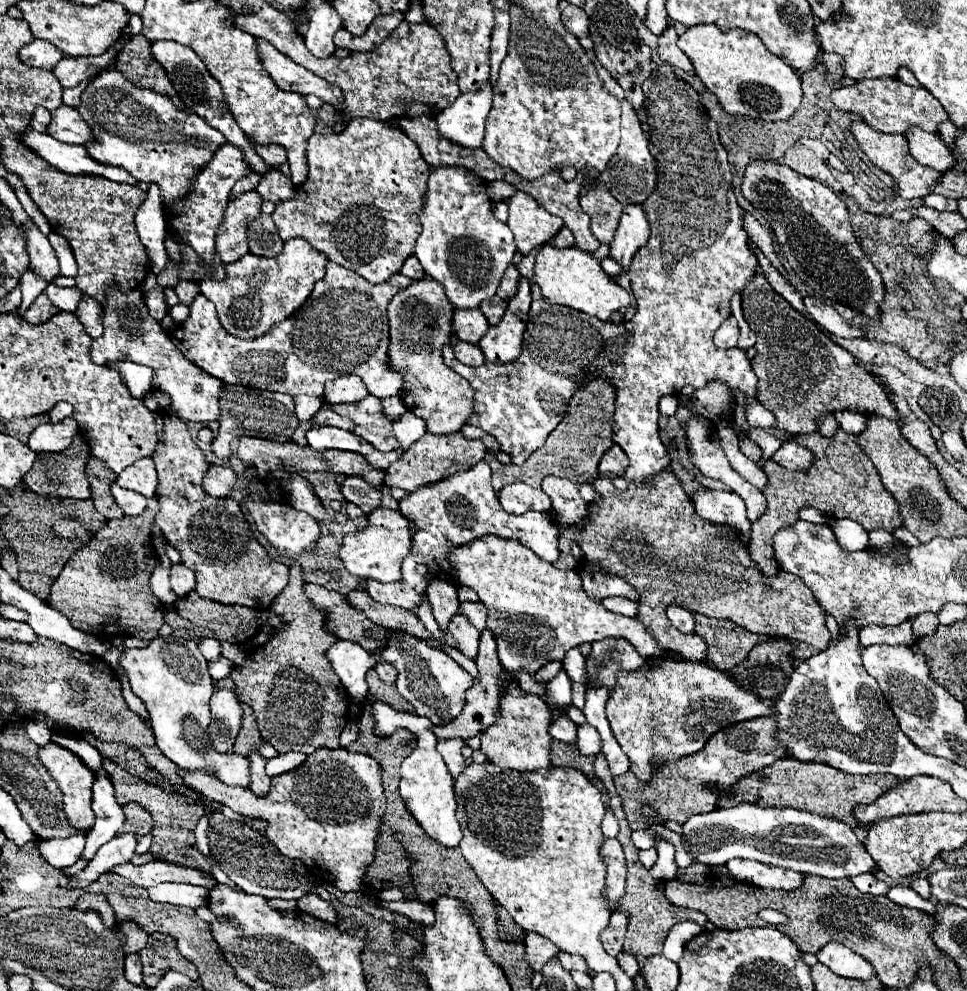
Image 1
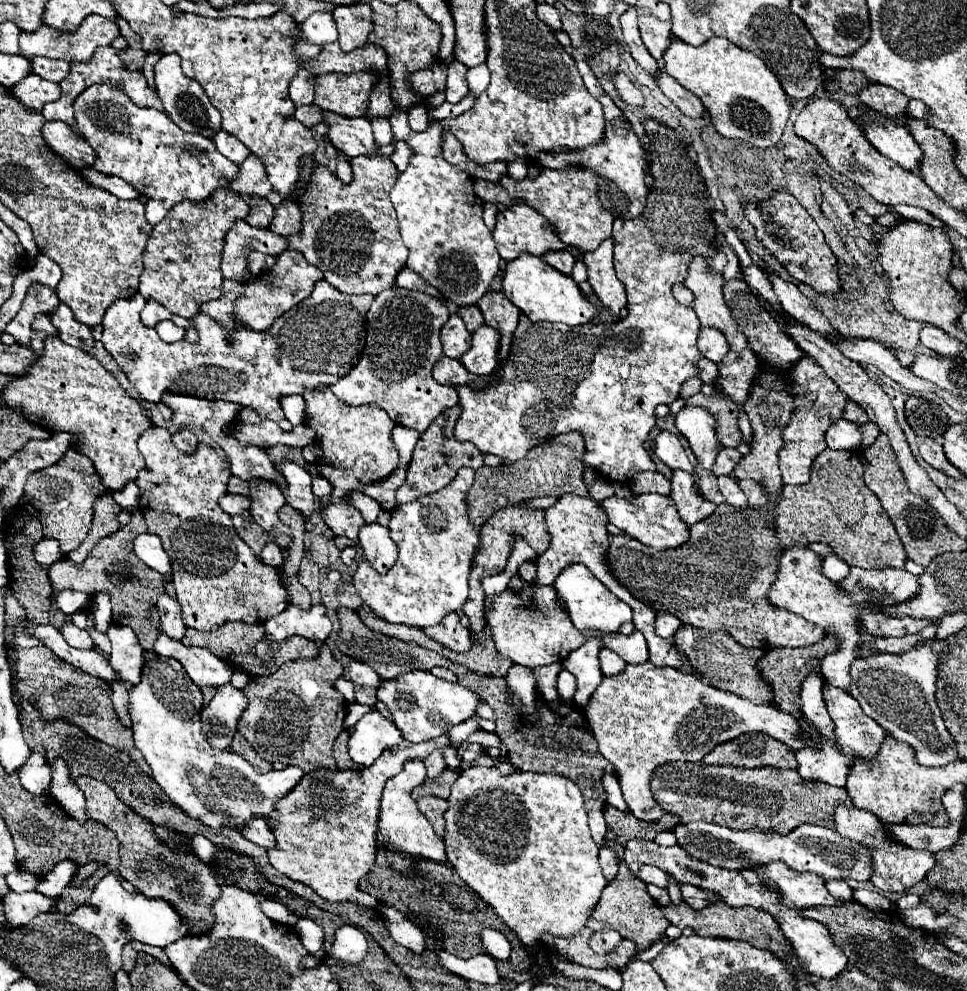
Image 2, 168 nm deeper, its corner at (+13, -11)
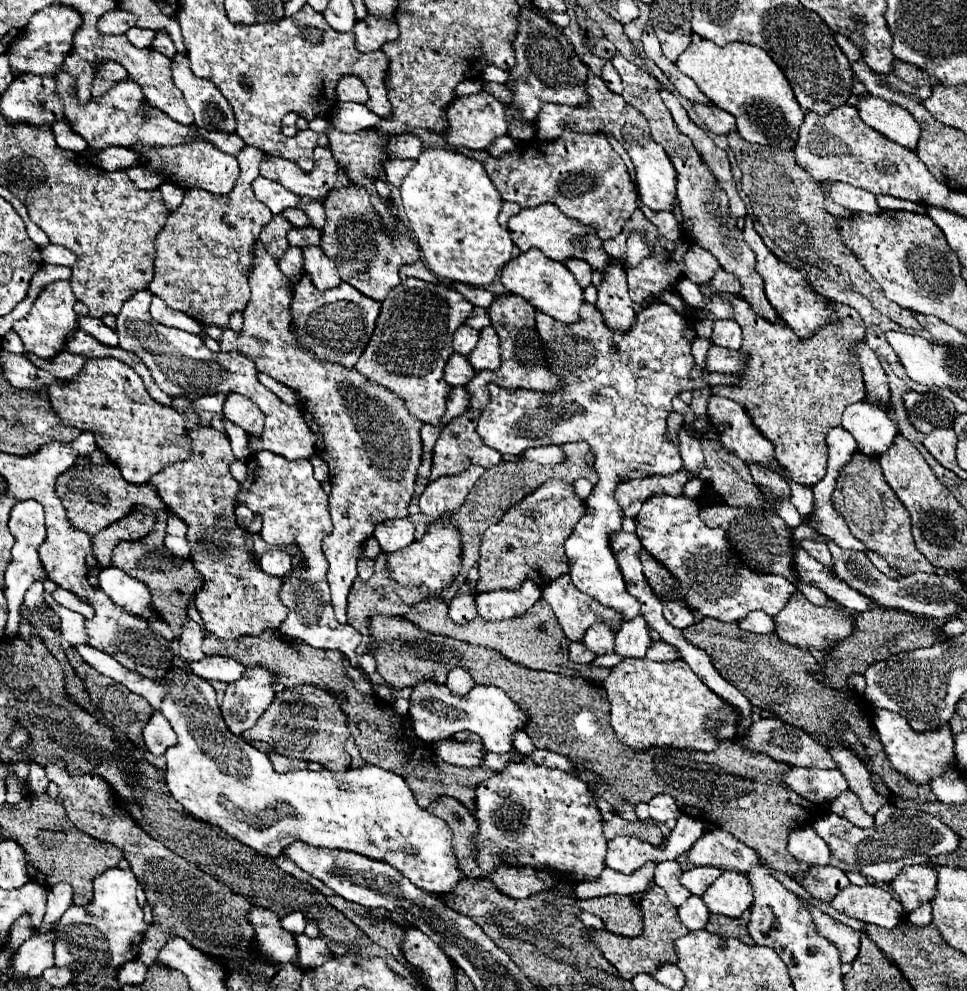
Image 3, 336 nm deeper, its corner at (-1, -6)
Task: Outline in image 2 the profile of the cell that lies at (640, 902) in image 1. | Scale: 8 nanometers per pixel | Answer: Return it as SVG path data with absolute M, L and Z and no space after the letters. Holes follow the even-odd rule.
M606 833L606 841L604 845L612 851L616 851L618 859L620 859L620 869L618 869L618 875L614 881L610 881L604 891L602 891L602 897L594 909L594 915L588 919L588 927L594 929L594 931L602 931L602 929L614 929L618 931L624 939L632 941L638 949L638 953L646 951L652 943L656 943L662 933L666 931L666 927L670 925L668 919L664 919L658 903L648 895L646 891L646 885L644 881L640 881L638 877L634 877L630 873L630 869L626 869L626 861L622 861L622 853L624 853L624 847L618 843L616 839L616 833Z

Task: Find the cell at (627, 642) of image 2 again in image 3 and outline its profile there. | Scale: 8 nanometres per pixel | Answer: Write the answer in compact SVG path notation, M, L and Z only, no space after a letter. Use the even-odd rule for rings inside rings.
M652 642L652 646L646 652L648 660L658 660L658 662L666 662L666 660L680 660L680 652L676 652L676 648L672 648L666 642Z

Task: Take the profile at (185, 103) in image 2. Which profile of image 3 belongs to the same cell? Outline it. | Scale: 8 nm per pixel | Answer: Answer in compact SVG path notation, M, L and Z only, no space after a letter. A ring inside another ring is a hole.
M186 54L174 56L172 76L174 84L182 90L186 104L194 112L196 126L214 132L234 132L236 120L230 102L220 94L220 90L212 82L192 74Z

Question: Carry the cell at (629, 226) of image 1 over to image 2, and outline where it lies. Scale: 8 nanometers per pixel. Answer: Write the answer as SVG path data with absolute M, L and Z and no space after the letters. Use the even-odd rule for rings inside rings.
M608 237L596 251L584 253L582 257L582 261L588 267L588 283L592 285L594 293L606 307L612 309L614 315L618 315L620 309L626 307L626 291L616 277L612 259L614 259L614 237Z

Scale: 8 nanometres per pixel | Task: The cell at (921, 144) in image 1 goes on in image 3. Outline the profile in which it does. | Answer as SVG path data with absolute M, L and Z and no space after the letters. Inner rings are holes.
M858 96L856 102L860 118L874 130L882 132L886 138L902 144L904 148L914 150L920 140L920 126L910 116L908 110L888 104L882 98L876 96Z

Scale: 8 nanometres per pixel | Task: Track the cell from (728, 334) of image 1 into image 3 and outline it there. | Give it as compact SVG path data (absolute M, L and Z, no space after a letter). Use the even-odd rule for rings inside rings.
M714 320L714 332L712 332L712 344L740 350L742 348L742 330L738 322L734 320Z

